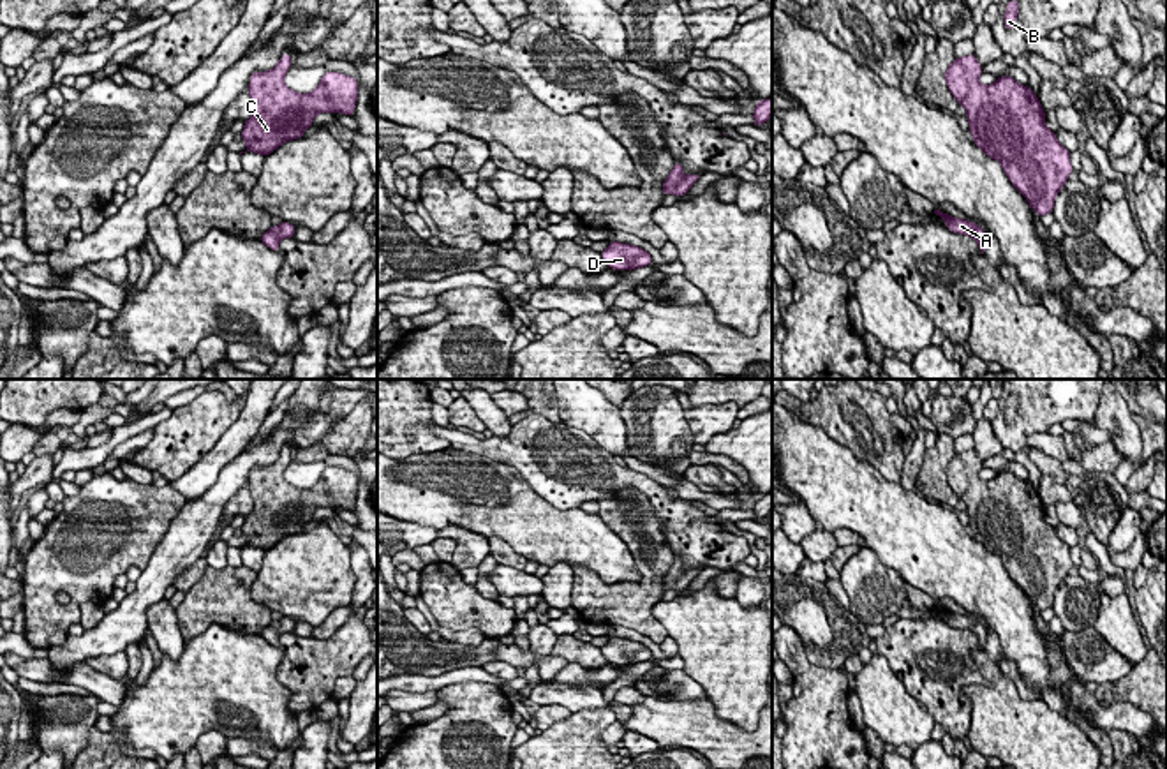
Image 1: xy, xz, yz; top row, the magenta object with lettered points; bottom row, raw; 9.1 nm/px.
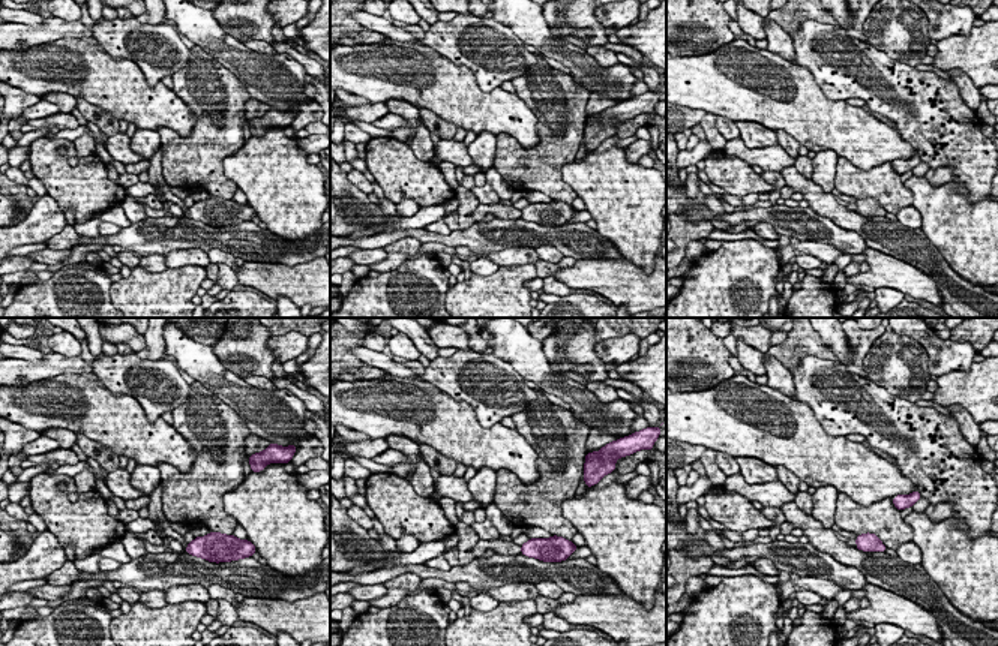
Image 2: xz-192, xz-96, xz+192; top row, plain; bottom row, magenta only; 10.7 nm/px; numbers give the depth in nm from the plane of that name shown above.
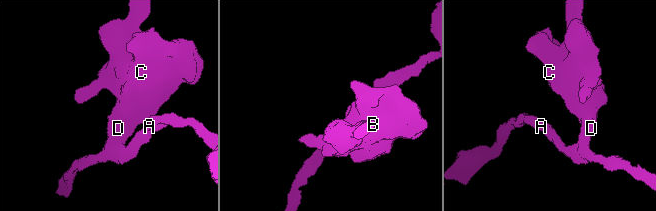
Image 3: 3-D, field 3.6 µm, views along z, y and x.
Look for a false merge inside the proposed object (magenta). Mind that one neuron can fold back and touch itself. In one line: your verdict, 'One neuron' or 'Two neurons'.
One neuron

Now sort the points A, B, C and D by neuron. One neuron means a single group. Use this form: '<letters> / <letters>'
A B C D

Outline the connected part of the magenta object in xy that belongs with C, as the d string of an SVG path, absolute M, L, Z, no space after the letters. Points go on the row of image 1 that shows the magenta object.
M291 55L266 72L252 72L249 95L254 113L245 120L243 152L270 155L286 141L303 138L317 113L344 113L353 116L358 99L358 81L340 72L324 72L310 93L298 93L286 86L284 76L291 67Z

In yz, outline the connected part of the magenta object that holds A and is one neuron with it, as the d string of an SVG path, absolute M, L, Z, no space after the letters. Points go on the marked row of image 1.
M934 210L934 213L938 217L943 217L945 219L945 224L947 228L952 231L952 233L961 233L961 235L970 235L977 240L978 243L978 249L985 250L985 245L987 245L987 235L984 233L982 228L978 228L975 222L970 222L970 220L963 220L963 219L955 219L955 217L950 217L948 213L945 212L940 212L940 210Z

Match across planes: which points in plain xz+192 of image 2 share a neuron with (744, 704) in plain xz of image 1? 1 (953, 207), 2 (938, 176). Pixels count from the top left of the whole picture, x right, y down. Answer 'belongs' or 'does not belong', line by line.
1: belongs
2: does not belong

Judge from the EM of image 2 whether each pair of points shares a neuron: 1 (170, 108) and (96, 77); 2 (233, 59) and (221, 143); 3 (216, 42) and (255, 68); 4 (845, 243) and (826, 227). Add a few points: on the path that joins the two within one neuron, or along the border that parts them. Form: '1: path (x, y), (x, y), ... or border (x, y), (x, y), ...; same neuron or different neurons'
1: path (152, 107), (134, 101), (114, 84); same neuron
2: border (203, 50), (225, 66), (251, 96); different neurons
3: path (225, 50), (246, 65); same neuron
4: path (841, 239), (830, 231); same neuron

